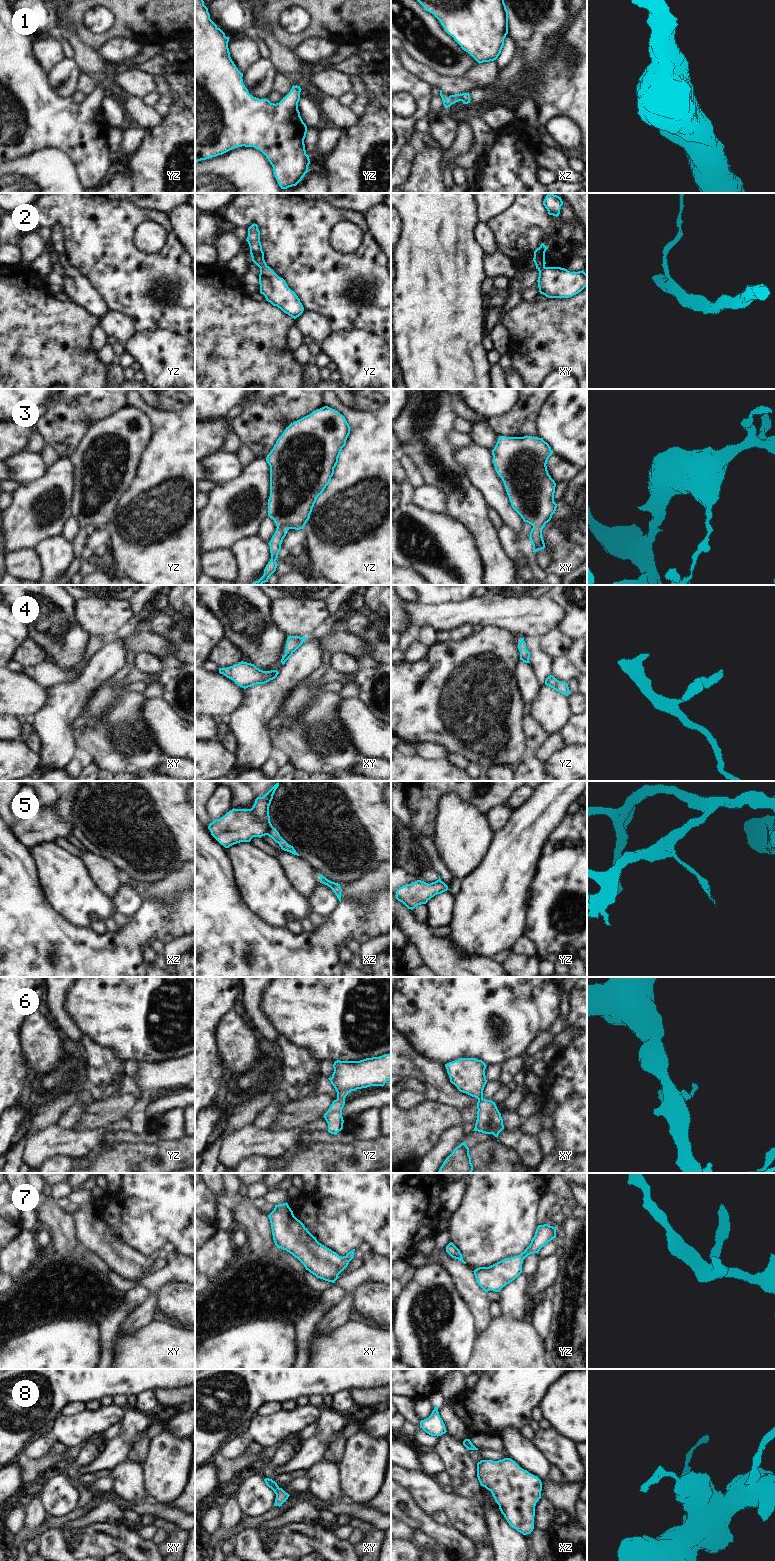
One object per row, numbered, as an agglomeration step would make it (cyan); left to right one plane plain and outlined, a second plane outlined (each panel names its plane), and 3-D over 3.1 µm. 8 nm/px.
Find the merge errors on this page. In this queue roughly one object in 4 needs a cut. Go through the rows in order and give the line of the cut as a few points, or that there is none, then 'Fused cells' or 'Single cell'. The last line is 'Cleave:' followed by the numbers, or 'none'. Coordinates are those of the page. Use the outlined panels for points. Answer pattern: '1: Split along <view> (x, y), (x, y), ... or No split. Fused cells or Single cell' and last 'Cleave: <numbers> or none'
1: Split along xz (461, 94), (462, 100). Fused cells
2: No split. Single cell
3: No split. Single cell
4: No split. Single cell
5: Split along xz (272, 826), (266, 834). Fused cells
6: No split. Single cell
7: No split. Single cell
8: No split. Single cell
Cleave: 1, 5

